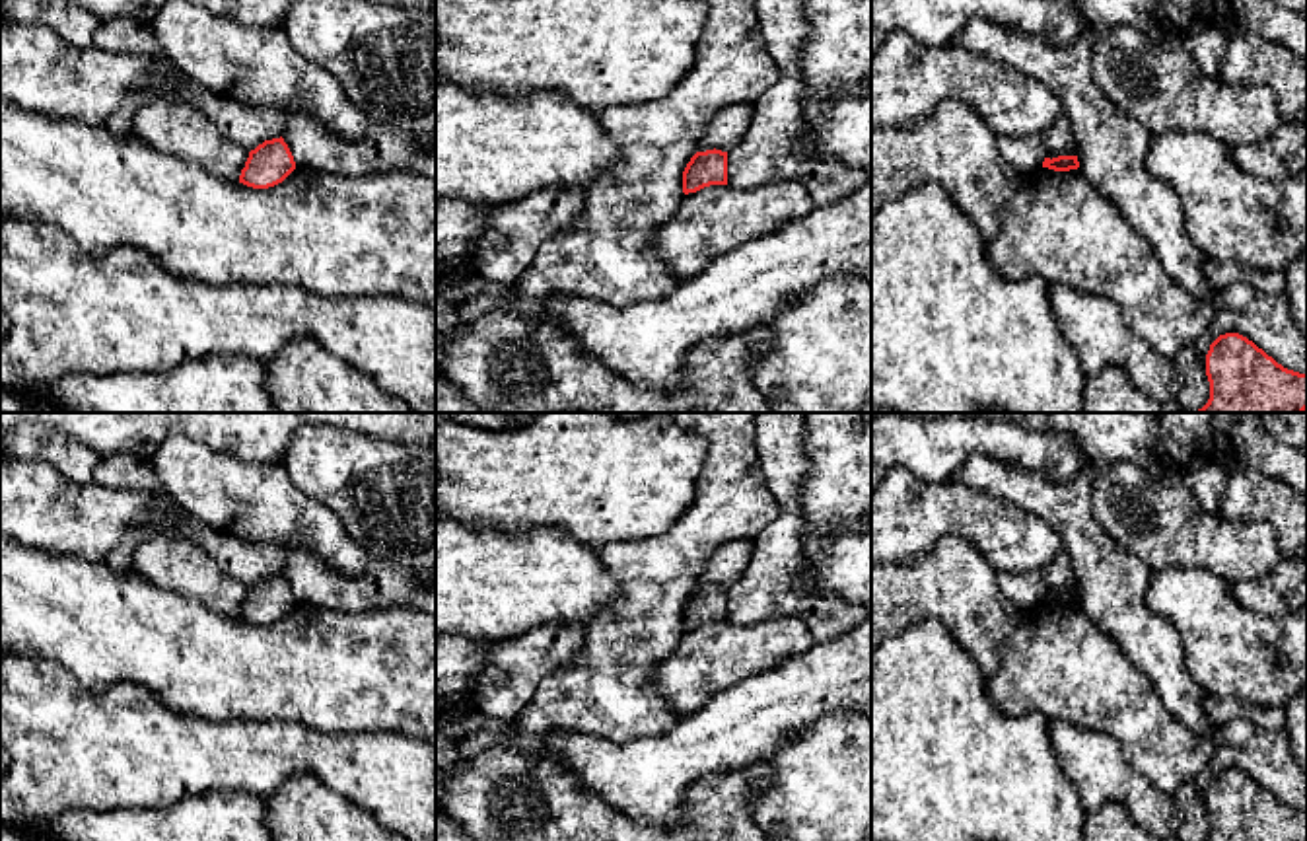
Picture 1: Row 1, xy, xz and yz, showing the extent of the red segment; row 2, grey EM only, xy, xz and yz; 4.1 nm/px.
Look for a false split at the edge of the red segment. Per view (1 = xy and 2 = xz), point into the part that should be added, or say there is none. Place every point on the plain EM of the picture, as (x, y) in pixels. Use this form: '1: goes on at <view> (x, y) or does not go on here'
1: does not go on here
2: does not go on here

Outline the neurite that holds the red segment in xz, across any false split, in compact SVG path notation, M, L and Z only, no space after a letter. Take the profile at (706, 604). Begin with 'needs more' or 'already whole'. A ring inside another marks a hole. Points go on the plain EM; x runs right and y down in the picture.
already whole; M696 588L683 607L683 629L696 629L710 621L727 621L727 588Z

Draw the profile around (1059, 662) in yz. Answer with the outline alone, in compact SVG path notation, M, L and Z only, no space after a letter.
M1039 603L1021 611L1013 633L1000 646L1000 668L988 681L988 691L1006 716L1041 713L1048 720L1066 720L1113 736L1124 761L1167 794L1175 794L1183 783L1200 775L1214 753L1216 742L1192 734L1167 713L1149 677L1079 603L1070 607Z

